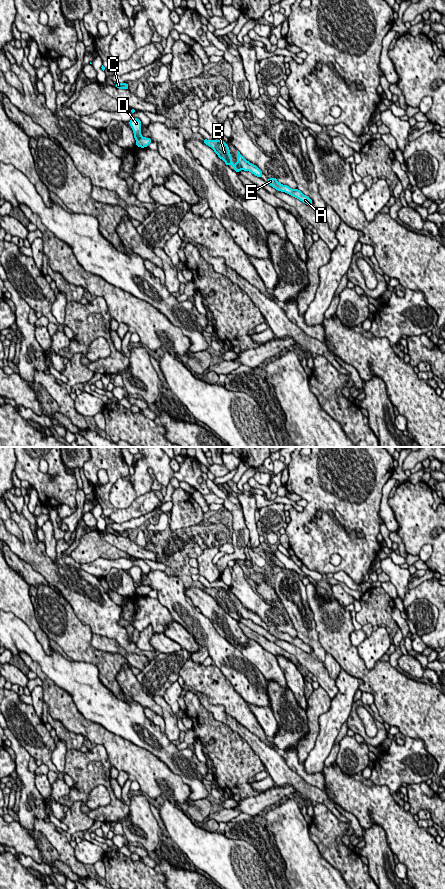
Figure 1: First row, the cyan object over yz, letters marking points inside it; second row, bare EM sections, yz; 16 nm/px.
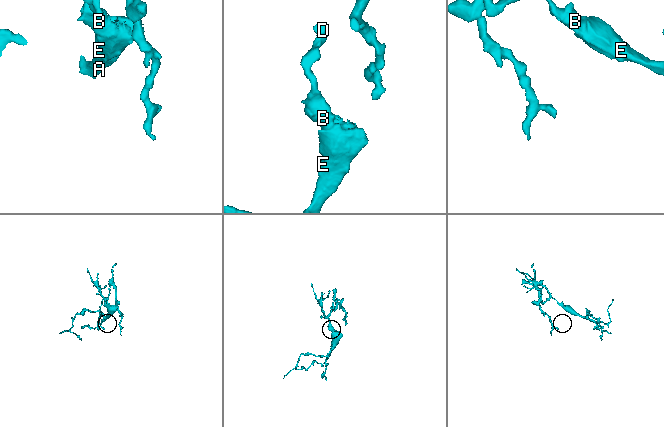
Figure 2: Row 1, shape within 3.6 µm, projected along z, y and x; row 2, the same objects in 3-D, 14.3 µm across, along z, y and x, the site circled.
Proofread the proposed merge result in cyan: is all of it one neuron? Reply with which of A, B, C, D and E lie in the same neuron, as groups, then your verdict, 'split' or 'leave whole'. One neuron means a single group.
groups A B E / C D; split

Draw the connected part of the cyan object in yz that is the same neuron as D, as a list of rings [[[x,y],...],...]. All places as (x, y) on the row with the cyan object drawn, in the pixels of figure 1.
[[[132,118],[129,121],[129,125],[131,126],[131,128],[133,130],[135,140],[142,137],[142,135],[141,135],[141,124],[142,124],[141,120],[138,118]]]

